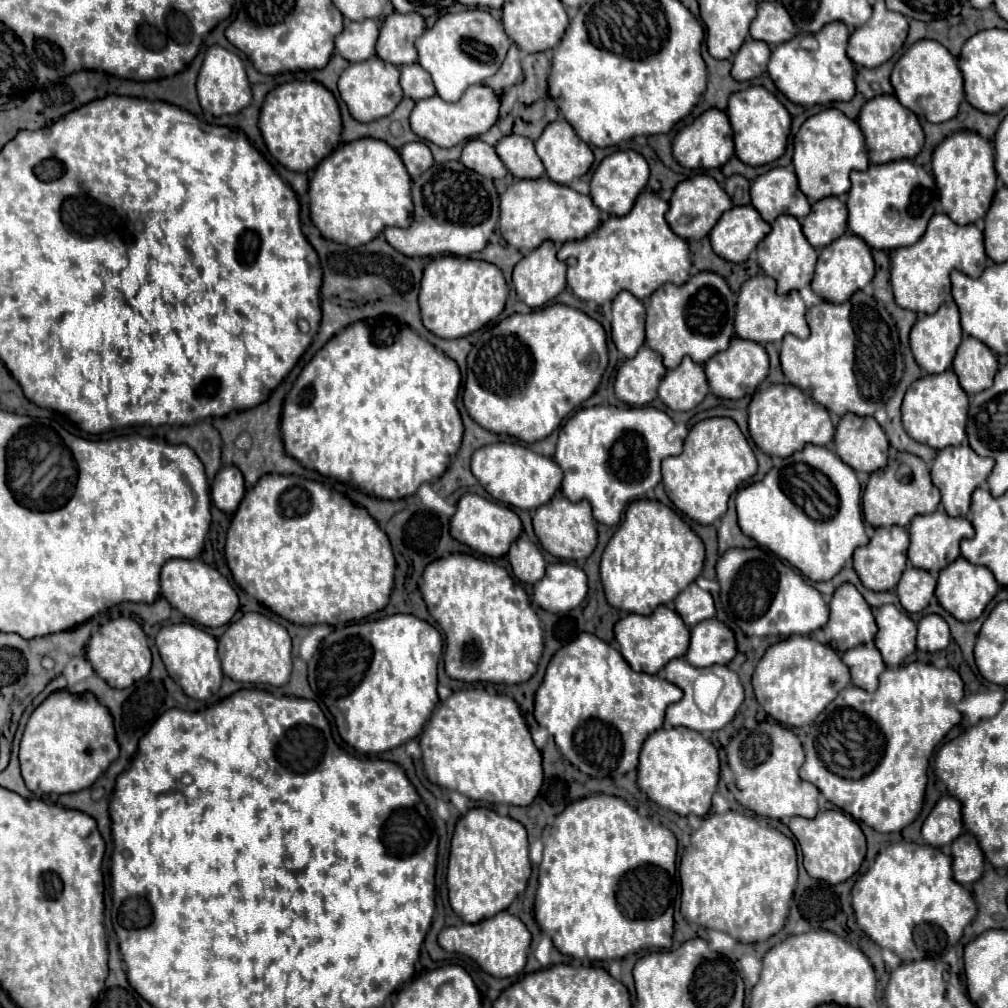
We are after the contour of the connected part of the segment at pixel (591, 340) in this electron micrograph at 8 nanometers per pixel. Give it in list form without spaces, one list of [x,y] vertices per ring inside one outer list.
[[[552,303],[528,315],[510,315],[508,319],[484,329],[468,355],[468,375],[464,385],[464,407],[484,429],[510,435],[526,443],[546,439],[566,415],[582,401],[594,395],[608,365],[608,347],[604,327],[584,311]]]

